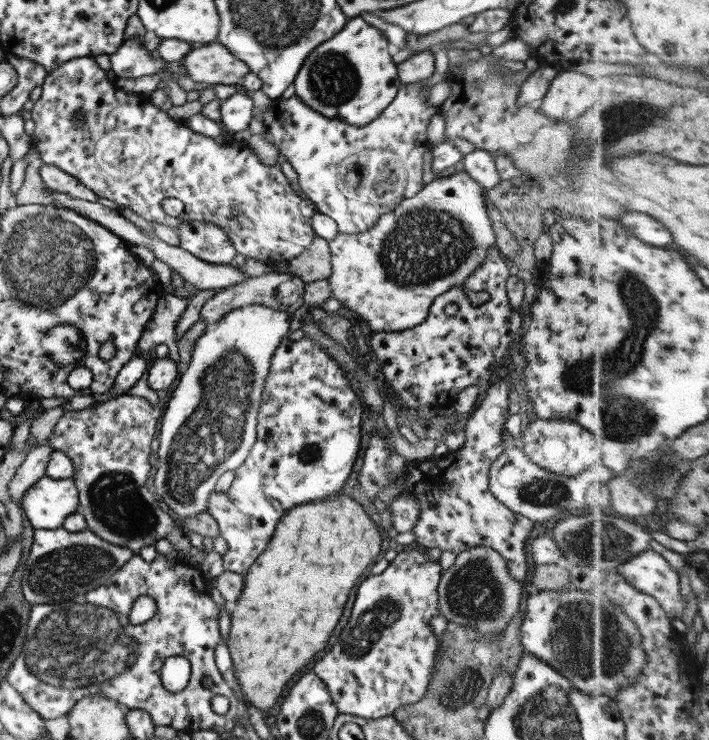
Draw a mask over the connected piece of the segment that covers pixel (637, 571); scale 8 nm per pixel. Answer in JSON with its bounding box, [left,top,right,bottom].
[617,548,687,618]

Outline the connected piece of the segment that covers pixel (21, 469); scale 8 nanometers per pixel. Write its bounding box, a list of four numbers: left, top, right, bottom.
[6,443,53,502]

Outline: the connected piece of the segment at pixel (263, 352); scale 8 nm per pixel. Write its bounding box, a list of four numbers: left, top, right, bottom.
[152,303,299,518]

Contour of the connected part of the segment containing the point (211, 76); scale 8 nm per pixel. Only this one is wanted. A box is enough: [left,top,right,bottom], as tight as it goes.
[181,42,249,85]

